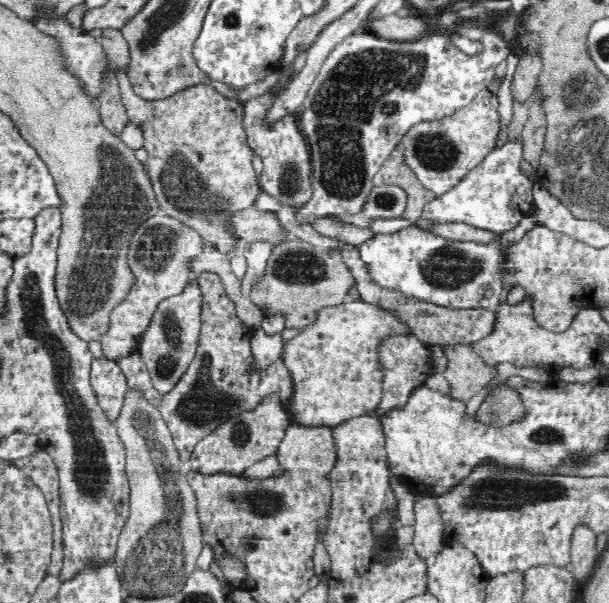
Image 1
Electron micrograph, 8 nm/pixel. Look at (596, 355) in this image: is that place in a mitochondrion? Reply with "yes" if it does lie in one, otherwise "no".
no

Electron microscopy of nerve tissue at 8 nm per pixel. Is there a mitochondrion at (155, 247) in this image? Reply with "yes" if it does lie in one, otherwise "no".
yes

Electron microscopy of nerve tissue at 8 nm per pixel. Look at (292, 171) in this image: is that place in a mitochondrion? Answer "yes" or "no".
yes

